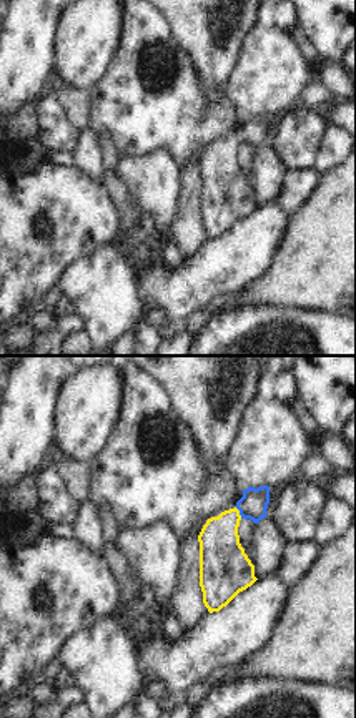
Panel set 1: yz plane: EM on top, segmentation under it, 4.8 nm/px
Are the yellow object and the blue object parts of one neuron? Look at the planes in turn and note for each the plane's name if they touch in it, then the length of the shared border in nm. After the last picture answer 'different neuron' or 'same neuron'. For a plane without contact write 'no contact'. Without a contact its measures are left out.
meets yellow in yz; contact 70 nm long

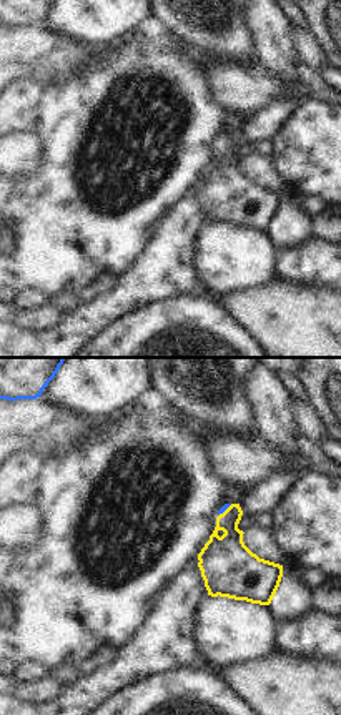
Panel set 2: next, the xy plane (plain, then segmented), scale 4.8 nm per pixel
meets yellow in xy; contact 90 nm long

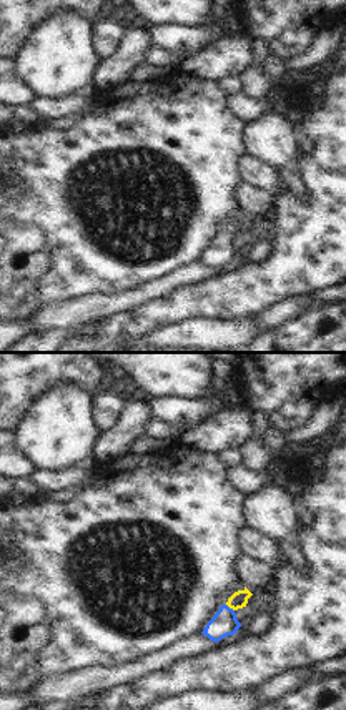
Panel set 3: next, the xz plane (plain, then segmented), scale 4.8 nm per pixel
meets yellow in xz; contact 50 nm long

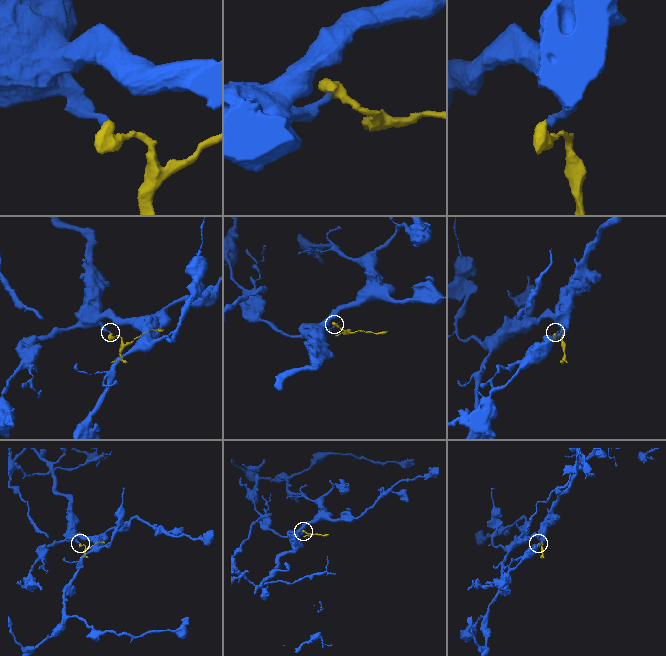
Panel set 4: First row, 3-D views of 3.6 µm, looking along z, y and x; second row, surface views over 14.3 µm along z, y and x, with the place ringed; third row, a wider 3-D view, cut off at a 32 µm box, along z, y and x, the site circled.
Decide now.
same neuron

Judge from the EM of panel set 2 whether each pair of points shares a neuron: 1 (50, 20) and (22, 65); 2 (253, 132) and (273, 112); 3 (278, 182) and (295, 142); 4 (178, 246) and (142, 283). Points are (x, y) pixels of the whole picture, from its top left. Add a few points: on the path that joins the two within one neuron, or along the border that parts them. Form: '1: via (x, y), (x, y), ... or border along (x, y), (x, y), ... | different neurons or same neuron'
1: border along (40, 24), (82, 44) | different neurons
2: via (258, 127), (268, 117) | same neuron
3: border along (271, 160), (290, 185) | different neurons
4: via (170, 255), (150, 275) | same neuron

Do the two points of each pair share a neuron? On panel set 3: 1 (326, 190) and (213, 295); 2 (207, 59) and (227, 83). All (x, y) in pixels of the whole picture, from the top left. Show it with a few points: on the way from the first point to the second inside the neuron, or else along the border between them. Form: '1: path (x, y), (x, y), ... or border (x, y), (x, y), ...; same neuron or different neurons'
1: path (320, 225), (257, 288), (248, 291); same neuron
2: border (237, 75), (223, 75), (217, 80); different neurons

